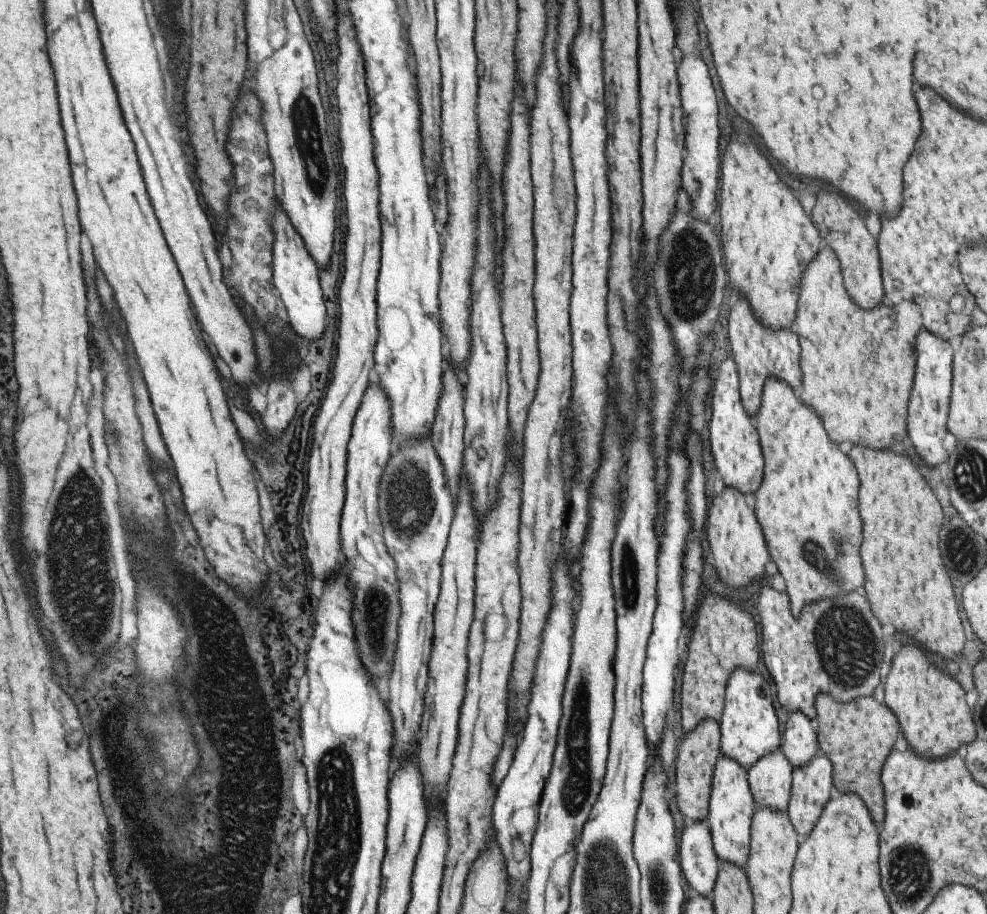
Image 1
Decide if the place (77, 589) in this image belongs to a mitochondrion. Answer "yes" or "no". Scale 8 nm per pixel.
yes

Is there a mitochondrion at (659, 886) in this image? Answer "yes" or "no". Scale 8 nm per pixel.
yes

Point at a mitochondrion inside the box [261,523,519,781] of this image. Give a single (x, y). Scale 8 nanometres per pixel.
(376, 606)

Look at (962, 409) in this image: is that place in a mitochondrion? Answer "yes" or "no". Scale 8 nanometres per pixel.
no

